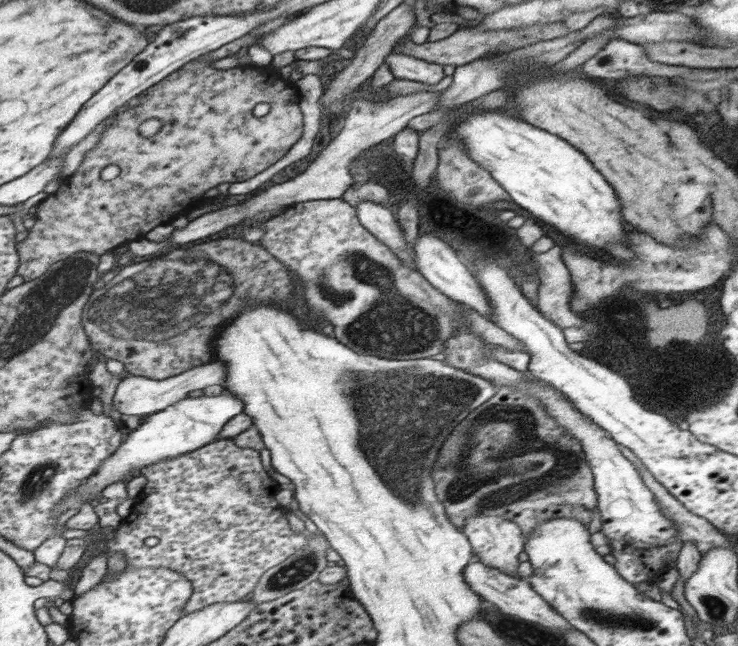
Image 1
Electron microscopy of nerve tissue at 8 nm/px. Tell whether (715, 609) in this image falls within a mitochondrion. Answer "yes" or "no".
yes

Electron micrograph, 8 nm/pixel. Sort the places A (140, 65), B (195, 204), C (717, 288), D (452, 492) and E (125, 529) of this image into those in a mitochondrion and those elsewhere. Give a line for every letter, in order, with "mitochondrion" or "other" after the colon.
A: other
B: other
C: other
D: mitochondrion
E: other

